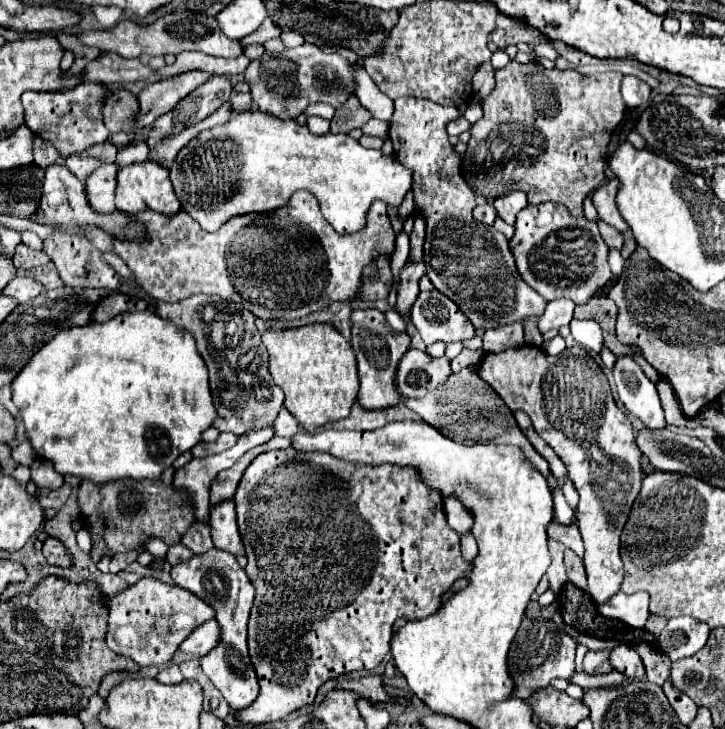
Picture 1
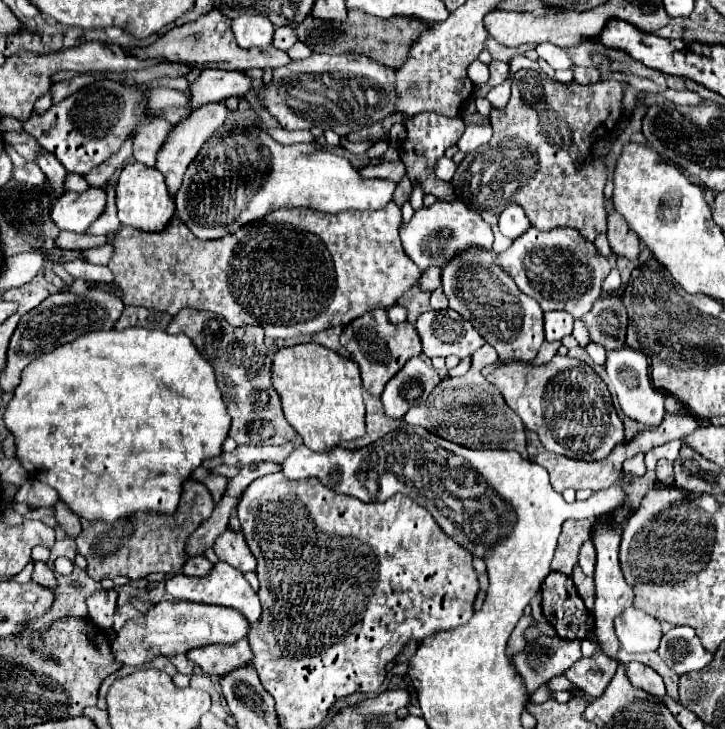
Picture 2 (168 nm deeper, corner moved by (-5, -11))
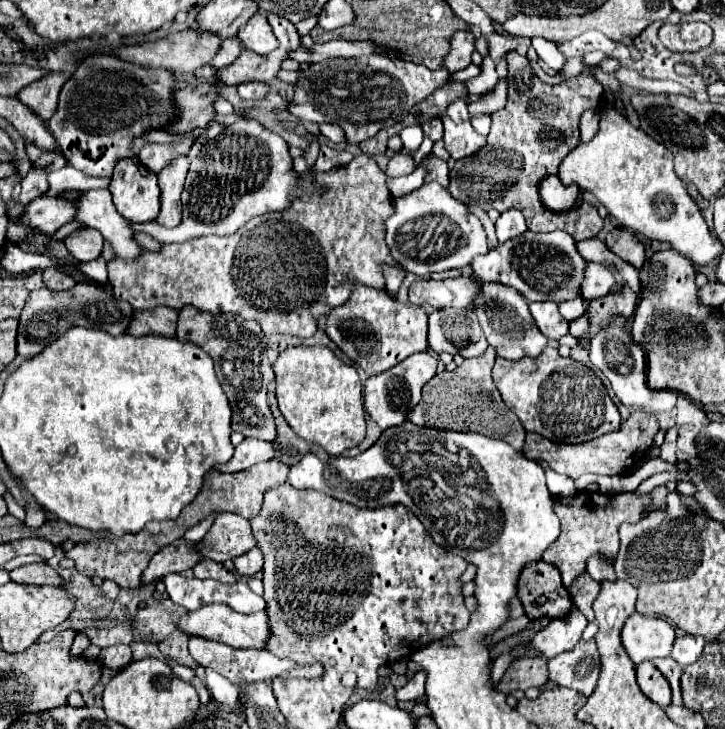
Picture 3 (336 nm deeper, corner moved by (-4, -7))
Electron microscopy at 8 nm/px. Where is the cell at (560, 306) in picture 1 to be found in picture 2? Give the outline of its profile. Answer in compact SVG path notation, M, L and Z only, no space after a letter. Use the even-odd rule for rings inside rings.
M548 311L544 313L544 335L546 341L560 341L572 333L574 317L566 311Z

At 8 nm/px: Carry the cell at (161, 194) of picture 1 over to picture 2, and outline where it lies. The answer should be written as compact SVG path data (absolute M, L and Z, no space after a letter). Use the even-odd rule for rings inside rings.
M130 161L120 171L118 185L116 185L116 205L118 205L118 217L122 225L130 225L142 231L160 231L174 217L174 209L176 209L174 199L166 191L162 173L158 169L150 169L136 161Z

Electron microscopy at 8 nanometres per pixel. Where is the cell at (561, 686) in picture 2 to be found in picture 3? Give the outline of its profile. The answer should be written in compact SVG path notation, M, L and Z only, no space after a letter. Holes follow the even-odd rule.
M521 657L509 665L501 681L497 683L497 691L511 693L515 689L529 689L529 687L543 687L549 683L549 671L547 671L547 661L541 657L529 659Z

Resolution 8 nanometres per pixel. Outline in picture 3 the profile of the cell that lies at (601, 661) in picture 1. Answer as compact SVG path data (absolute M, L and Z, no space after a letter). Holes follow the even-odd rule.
M579 641L575 649L557 655L547 665L549 665L549 679L553 683L575 689L585 697L593 693L601 671L595 641Z

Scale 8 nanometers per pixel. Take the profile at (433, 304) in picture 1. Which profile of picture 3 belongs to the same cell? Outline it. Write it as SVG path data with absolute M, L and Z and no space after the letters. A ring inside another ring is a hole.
M437 309L429 313L429 349L477 357L489 347L477 315L471 309Z

